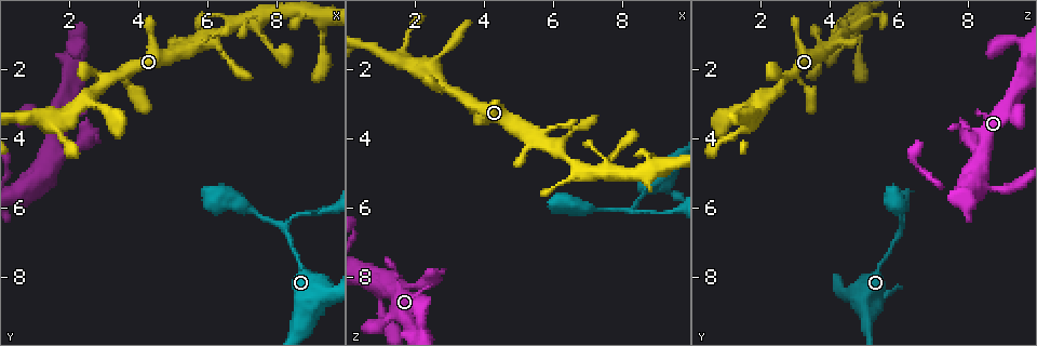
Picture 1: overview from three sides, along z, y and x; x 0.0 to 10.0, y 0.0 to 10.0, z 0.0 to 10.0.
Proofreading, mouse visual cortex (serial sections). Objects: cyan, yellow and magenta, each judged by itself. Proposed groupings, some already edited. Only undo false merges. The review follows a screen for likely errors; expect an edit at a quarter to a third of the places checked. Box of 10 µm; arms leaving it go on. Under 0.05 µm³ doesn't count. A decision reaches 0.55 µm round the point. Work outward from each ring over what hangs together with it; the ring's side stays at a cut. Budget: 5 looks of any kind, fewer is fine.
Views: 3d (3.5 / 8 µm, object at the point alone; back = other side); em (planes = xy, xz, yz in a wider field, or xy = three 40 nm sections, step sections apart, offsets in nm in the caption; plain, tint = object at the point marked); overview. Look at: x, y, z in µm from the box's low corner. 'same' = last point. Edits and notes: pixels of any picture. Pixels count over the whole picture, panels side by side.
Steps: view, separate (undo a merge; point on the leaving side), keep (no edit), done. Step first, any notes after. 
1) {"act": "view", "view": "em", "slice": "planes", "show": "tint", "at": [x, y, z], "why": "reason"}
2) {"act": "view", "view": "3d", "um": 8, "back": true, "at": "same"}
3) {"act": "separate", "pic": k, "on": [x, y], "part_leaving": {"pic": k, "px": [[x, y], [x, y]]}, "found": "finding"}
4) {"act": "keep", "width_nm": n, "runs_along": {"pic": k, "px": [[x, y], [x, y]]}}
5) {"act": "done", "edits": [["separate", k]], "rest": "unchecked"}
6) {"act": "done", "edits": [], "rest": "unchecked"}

{"act": "view", "view": "3d", "um": 3.5, "at": [1.05, 5.45, 8.60], "why": "abrupt turn"}

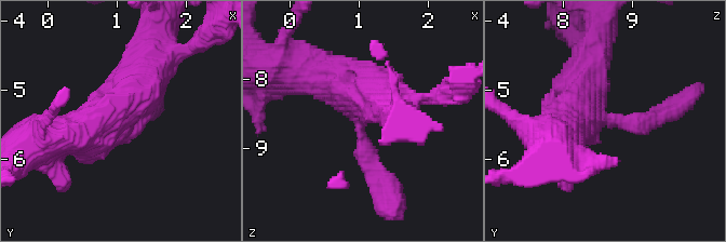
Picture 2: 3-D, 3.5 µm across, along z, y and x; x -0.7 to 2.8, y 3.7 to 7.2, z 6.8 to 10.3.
{"act": "view", "view": "em", "slice": "xy", "step": 5, "show": "tint", "at": [1.05, 5.45, 8.55], "arms": 3, "arm_widths_nm": [250, 500, 600], "why": "now the EM"}

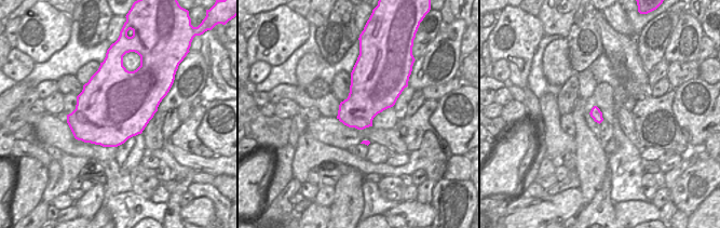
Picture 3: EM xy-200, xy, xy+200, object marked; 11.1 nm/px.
{"act": "keep", "width_nm": 440, "runs_along": {"pic": 2, "px": [[152, 51], [136, 104], [63, 137]]}, "found": "one cell here"}

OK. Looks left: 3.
{"act": "view", "view": "3d", "um": 3.5, "at": [8.30, 6.75, 6.05], "why": "three-way junction"}

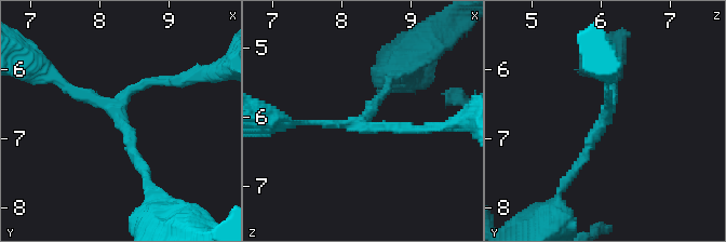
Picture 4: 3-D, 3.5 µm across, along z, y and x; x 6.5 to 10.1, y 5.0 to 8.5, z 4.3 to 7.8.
{"act": "view", "view": "em", "slice": "xy", "step": 1, "show": "tint", "at": [8.25, 6.65, 6.05], "arms": 3, "arm_widths_nm": [100, 150, 150]}

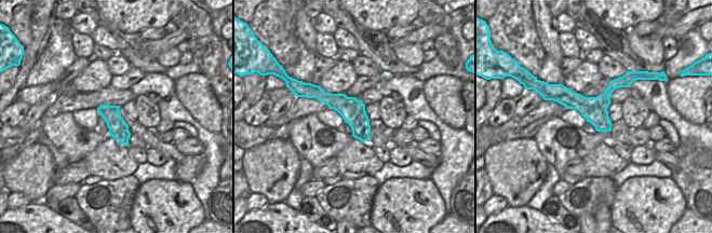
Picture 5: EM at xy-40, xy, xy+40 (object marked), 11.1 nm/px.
{"act": "keep", "width_nm": 260, "runs_along": {"pic": 5, "px": [[627, 82], [598, 103], [554, 97]]}, "found": "all the same cell"}

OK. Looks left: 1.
{"act": "done", "edits": [], "rest": "unchecked"}

